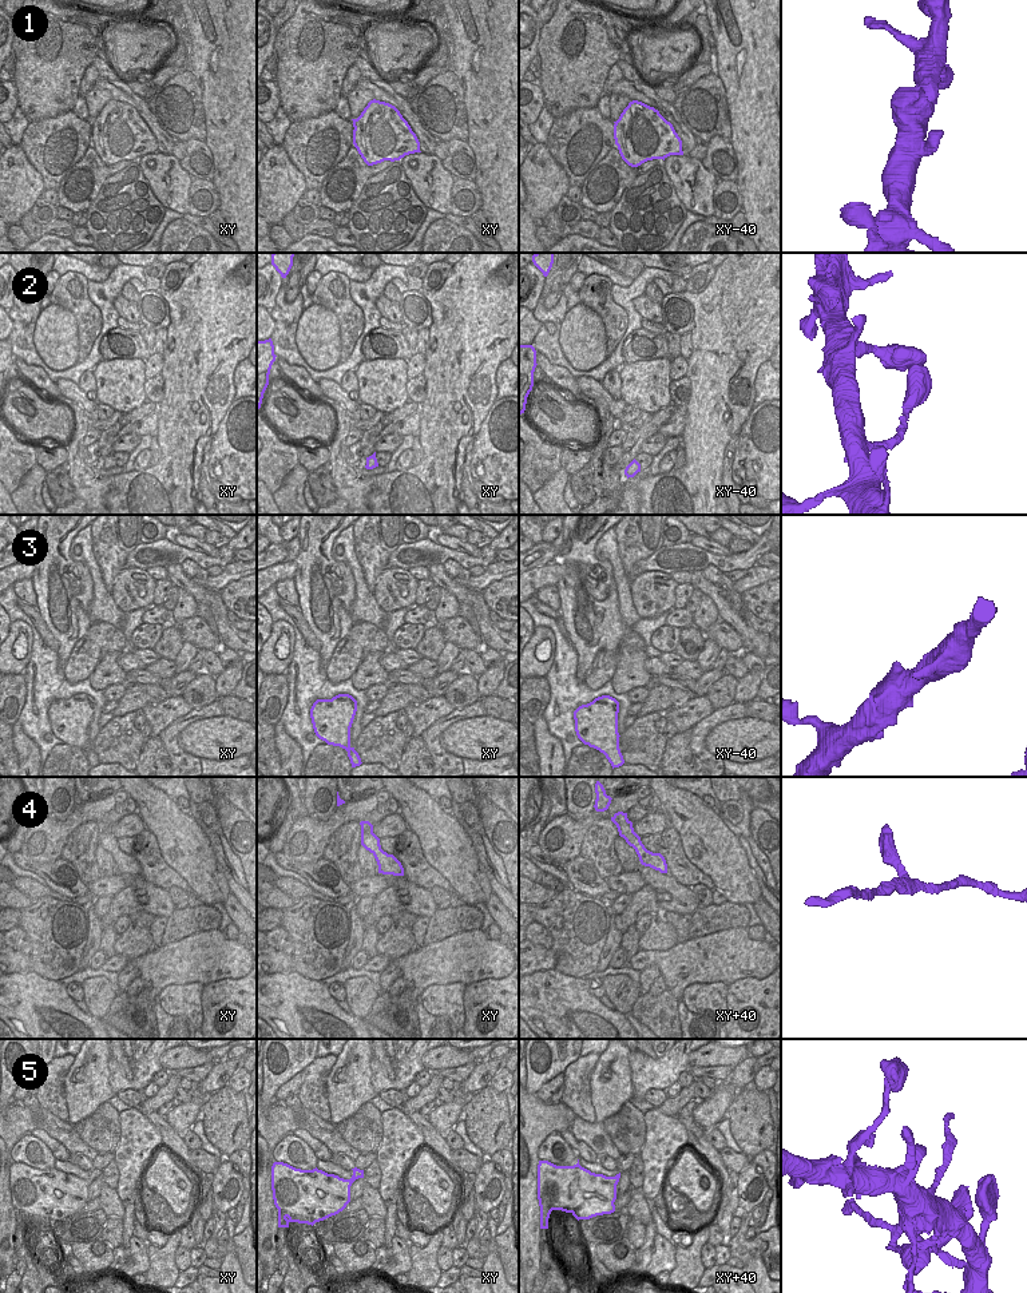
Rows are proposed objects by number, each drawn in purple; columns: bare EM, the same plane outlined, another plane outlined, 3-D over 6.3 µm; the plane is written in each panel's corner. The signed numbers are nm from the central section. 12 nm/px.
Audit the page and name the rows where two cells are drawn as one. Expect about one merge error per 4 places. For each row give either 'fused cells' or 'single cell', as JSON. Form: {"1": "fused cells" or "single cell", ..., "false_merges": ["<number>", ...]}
{"1": "single cell", "2": "single cell", "3": "single cell", "4": "single cell", "5": "single cell", "false_merges": []}

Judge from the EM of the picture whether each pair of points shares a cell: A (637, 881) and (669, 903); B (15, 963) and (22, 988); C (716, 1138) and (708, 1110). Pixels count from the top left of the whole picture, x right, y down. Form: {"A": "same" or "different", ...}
{"A": "different", "B": "different", "C": "different"}

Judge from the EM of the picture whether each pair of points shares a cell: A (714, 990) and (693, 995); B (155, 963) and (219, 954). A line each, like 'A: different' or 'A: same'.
A: same
B: same

